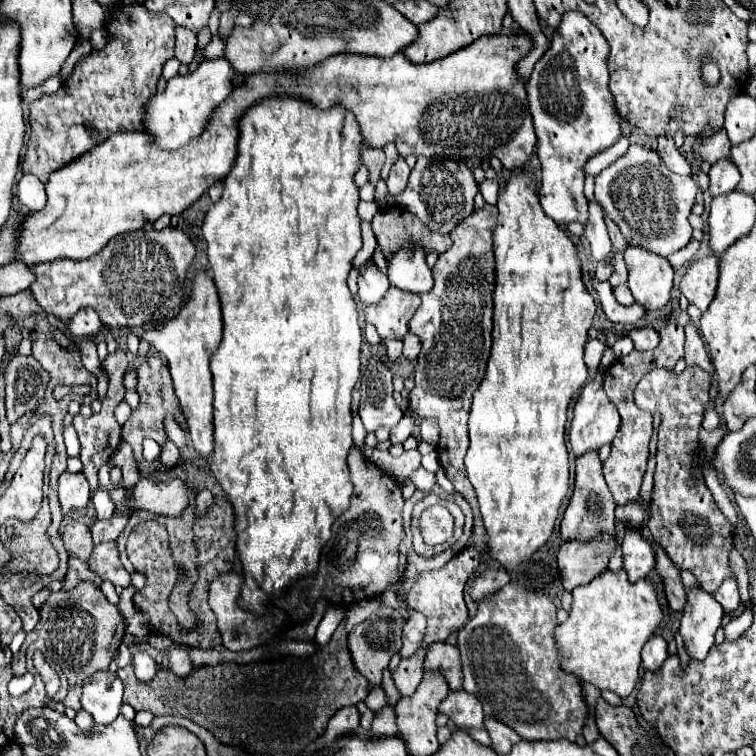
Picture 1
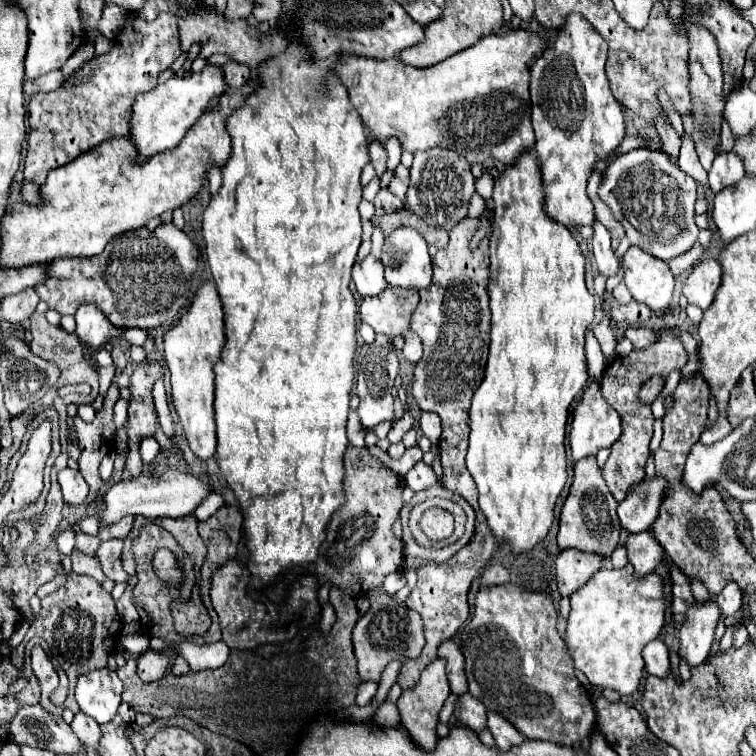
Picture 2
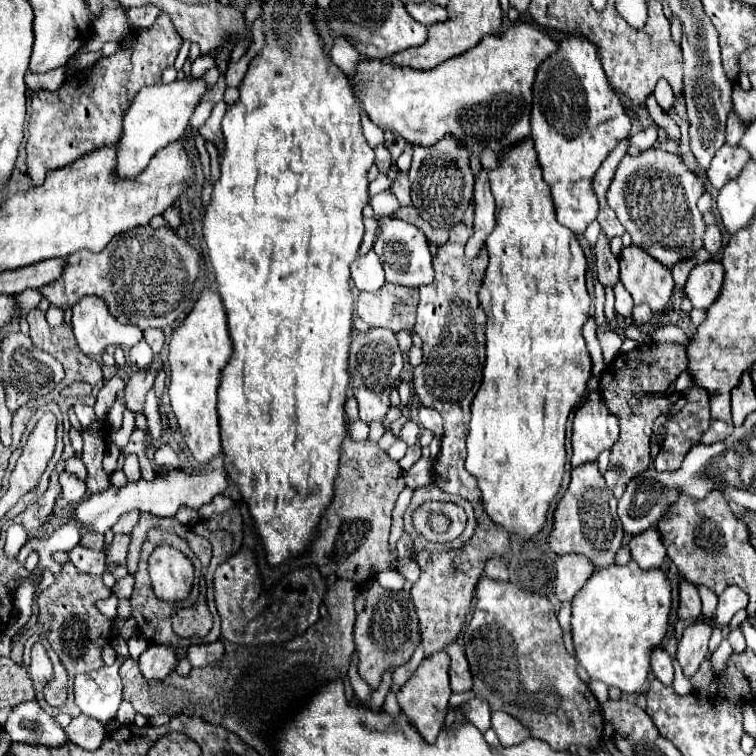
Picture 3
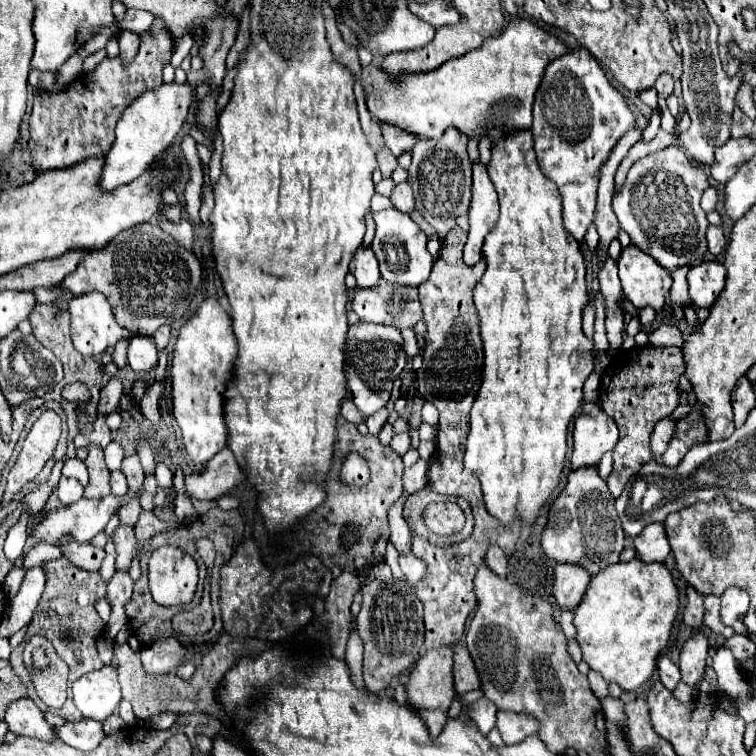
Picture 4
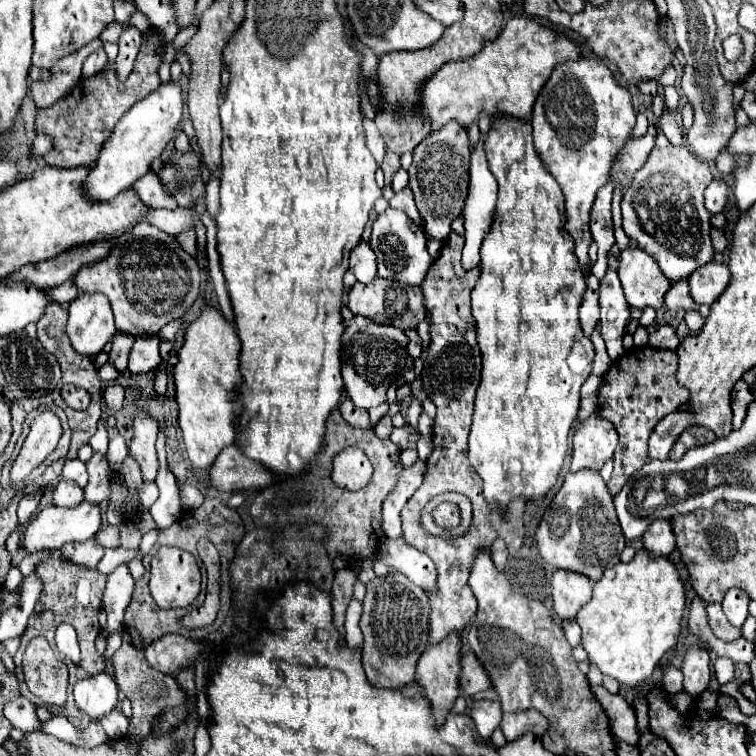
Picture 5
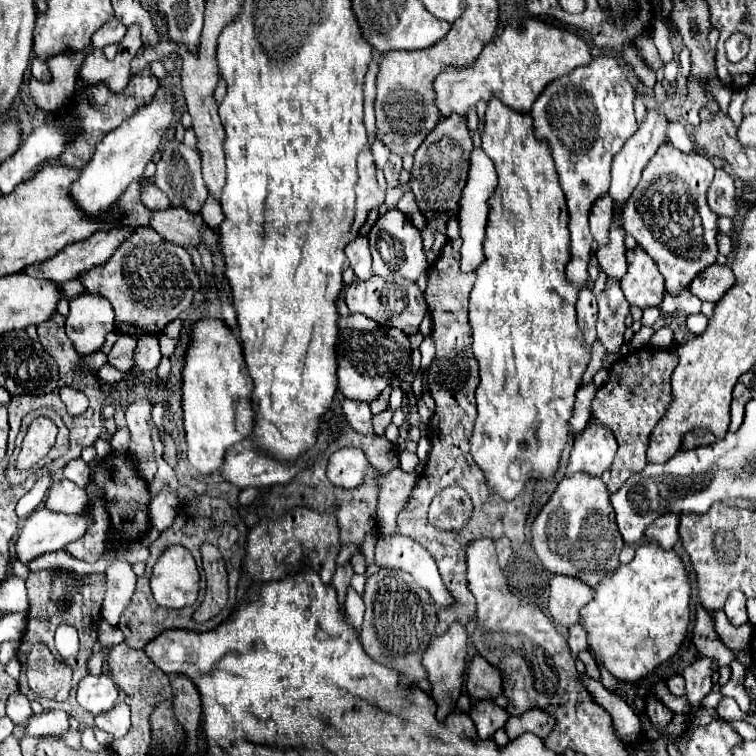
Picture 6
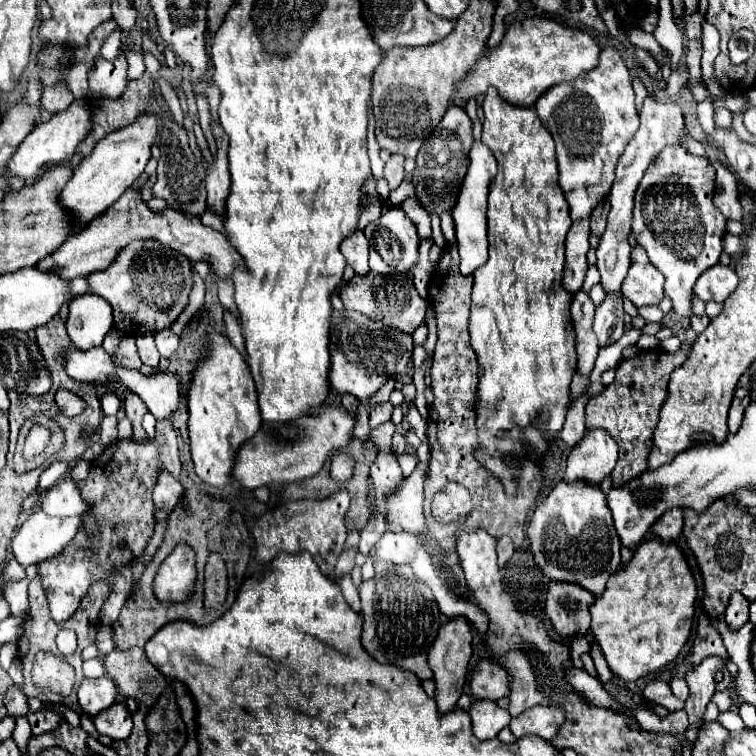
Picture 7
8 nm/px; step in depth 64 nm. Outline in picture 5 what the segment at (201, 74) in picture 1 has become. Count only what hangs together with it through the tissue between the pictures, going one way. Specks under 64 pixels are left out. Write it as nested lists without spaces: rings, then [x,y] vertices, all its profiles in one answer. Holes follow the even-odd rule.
[[[174,82],[160,84],[158,90],[154,90],[144,100],[138,100],[116,124],[112,136],[104,144],[92,172],[88,174],[84,182],[84,190],[90,198],[98,200],[110,200],[124,188],[132,186],[138,178],[142,178],[146,172],[150,172],[150,164],[154,158],[158,158],[168,142],[174,138],[180,122],[182,122],[182,88]]]

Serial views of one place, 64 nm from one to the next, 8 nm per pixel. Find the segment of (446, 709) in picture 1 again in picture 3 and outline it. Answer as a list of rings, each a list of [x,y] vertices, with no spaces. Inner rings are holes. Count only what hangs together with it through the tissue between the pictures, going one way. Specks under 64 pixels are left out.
[[[472,698],[462,706],[462,710],[464,710],[466,720],[470,724],[474,724],[480,732],[486,732],[490,728],[490,708],[488,708],[486,700]]]

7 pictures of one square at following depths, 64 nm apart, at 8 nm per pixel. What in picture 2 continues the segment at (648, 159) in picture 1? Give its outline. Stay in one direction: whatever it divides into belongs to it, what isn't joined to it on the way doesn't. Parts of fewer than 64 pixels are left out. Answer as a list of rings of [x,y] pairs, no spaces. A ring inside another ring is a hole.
[[[634,148],[604,170],[598,196],[624,226],[630,244],[660,260],[670,260],[698,240],[698,226],[694,224],[696,190],[696,180],[676,168],[662,150]]]

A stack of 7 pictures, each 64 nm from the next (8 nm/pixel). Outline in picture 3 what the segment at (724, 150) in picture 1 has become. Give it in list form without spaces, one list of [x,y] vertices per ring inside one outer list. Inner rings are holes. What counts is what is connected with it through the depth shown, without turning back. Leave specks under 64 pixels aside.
[[[730,114],[728,116],[728,122],[726,122],[726,144],[730,146],[736,146],[740,136],[744,134],[744,126],[740,124],[740,120],[736,120],[736,114]]]

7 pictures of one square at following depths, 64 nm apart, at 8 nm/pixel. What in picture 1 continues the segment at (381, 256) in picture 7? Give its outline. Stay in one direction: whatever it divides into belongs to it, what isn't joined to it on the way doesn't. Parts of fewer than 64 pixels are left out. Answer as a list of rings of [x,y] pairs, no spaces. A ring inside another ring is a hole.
[[[408,242],[388,264],[388,278],[390,284],[412,294],[430,292],[434,282],[430,268],[426,264],[426,256],[416,242]]]

